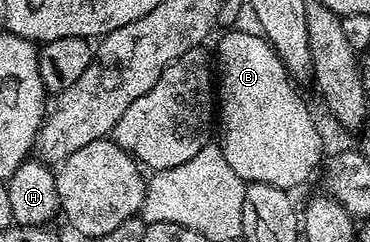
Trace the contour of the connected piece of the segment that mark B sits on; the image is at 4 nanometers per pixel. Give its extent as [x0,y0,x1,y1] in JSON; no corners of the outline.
[214,28,321,191]

